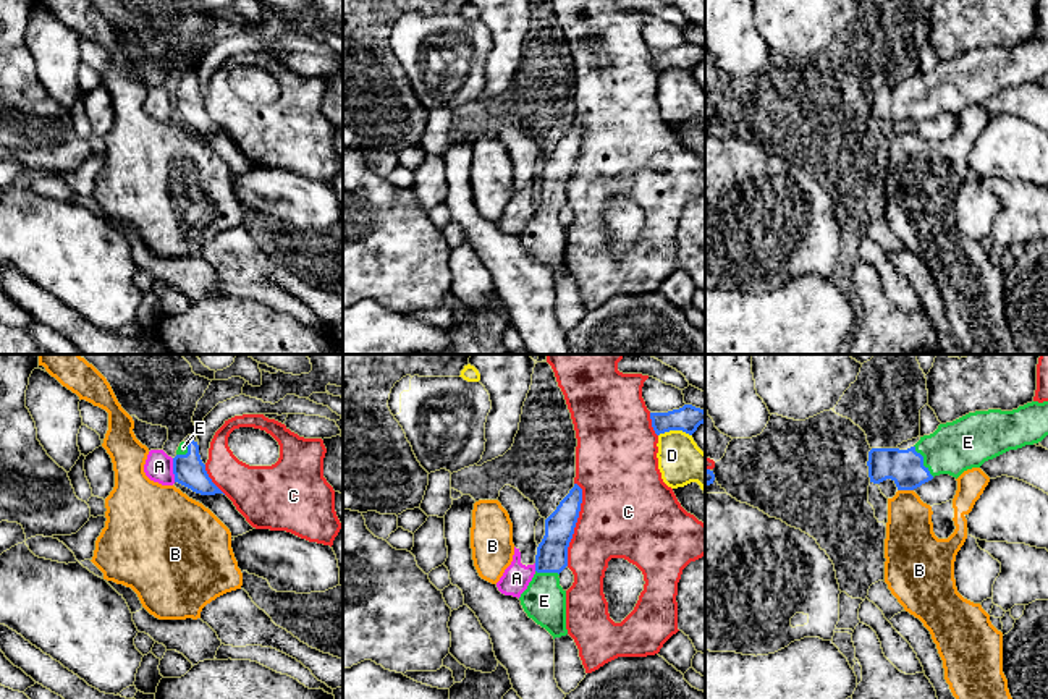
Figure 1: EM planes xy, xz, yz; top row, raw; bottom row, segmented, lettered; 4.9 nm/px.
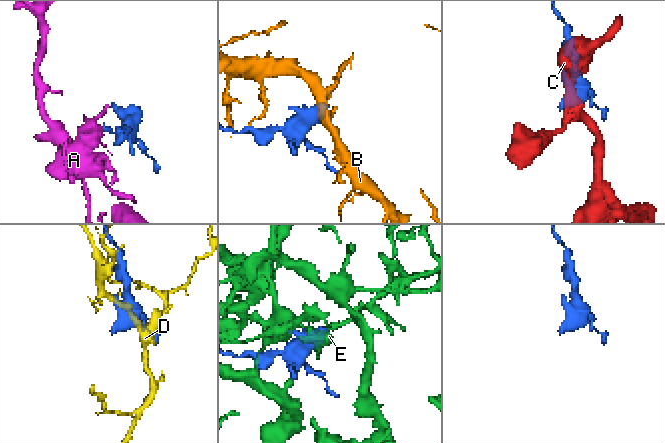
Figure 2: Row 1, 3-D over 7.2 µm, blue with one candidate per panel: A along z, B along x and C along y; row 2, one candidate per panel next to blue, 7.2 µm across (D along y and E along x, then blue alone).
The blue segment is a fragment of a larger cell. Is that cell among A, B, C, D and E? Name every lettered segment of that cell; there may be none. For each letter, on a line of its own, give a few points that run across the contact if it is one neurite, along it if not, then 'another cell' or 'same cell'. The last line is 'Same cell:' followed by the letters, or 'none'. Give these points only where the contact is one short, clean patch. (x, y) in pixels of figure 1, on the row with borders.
A: line xy (172, 458), (175, 481); another cell
B: line yz (898, 489), (912, 491); another cell
C: another cell
D: another cell
E: line yz (906, 468), (922, 461), (967, 442); same cell
Same cell: E

